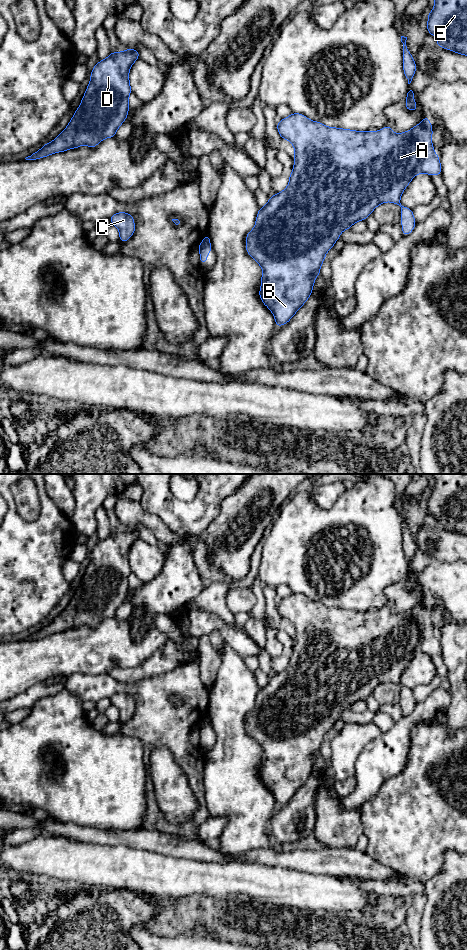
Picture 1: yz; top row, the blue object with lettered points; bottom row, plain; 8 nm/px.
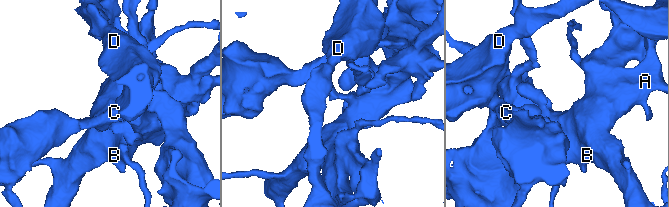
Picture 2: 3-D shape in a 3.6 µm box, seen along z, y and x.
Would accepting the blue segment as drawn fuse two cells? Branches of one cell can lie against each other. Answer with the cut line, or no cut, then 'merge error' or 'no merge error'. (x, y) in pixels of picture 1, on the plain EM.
cut in yz along (209, 721), (198, 728); merge error

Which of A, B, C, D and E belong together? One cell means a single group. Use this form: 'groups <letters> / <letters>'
groups A B / C D E

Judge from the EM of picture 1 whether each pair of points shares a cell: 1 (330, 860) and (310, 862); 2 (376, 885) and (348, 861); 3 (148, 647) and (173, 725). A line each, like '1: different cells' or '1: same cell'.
1: same cell
2: different cells
3: different cells

